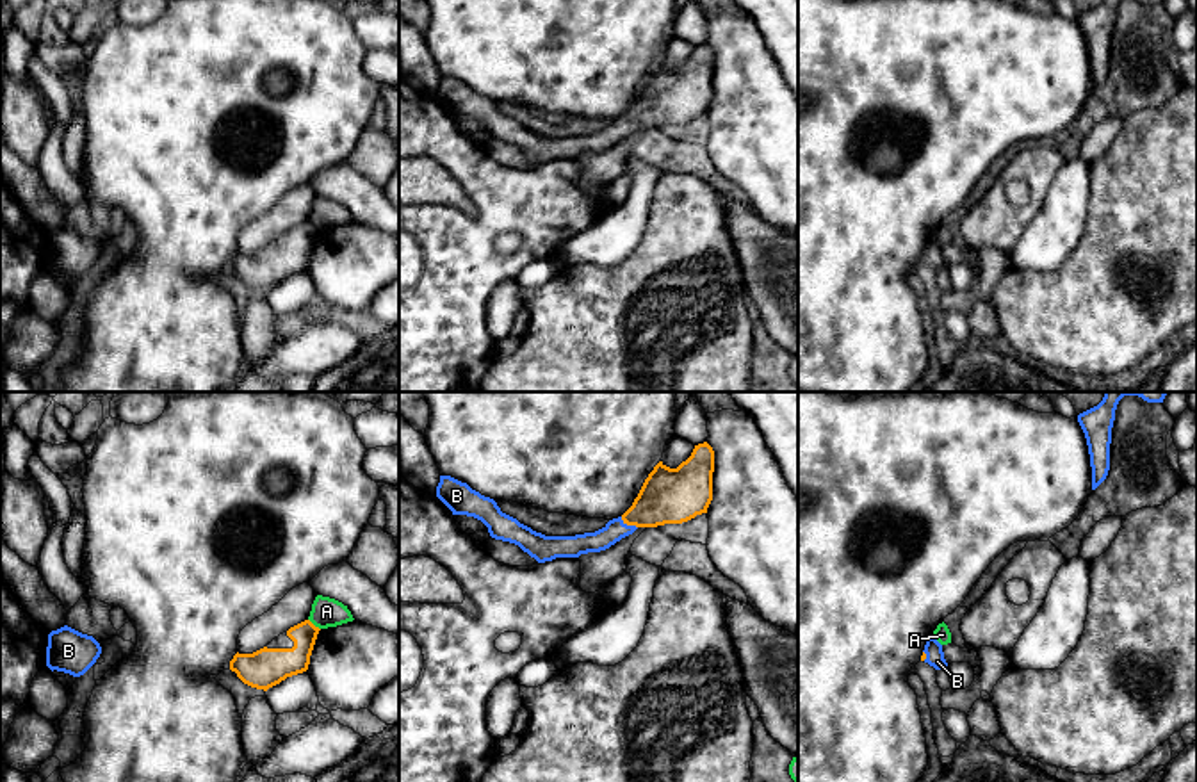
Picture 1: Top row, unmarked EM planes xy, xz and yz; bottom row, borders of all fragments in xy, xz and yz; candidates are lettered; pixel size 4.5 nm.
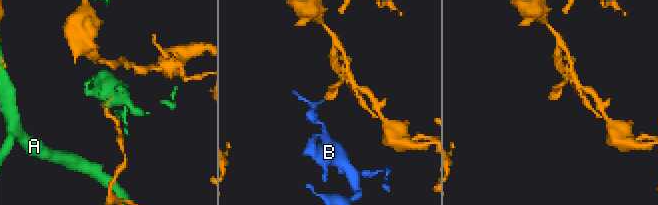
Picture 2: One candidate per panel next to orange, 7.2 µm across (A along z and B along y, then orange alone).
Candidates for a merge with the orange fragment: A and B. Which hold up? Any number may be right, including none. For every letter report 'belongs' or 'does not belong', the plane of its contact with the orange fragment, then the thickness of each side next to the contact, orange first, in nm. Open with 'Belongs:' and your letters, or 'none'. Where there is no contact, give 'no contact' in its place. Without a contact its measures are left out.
Belongs: B
A: does not belong | xy | 160/130 nm
B: belongs | xz | 260/100 nm

